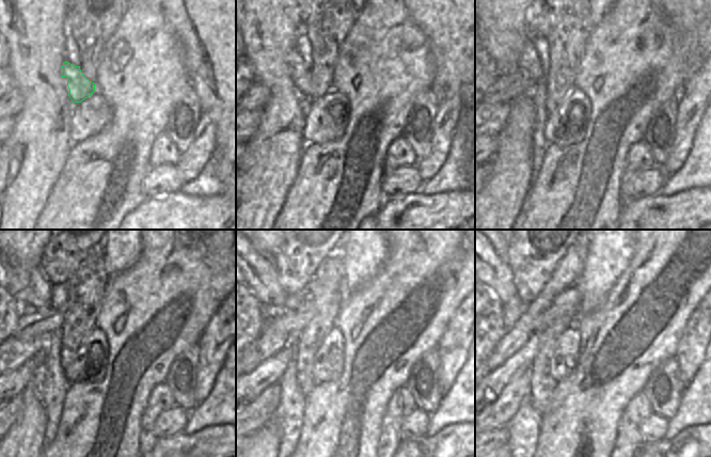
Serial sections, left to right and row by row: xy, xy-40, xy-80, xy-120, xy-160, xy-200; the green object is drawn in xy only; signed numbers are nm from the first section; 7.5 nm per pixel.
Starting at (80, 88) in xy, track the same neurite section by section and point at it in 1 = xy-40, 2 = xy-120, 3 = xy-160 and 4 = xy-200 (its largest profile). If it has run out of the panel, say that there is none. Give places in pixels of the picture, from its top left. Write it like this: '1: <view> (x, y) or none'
1: xy-40 (298, 68)
2: xy-120 (30, 287)
3: xy-160 (258, 272)
4: xy-200 (496, 274)

